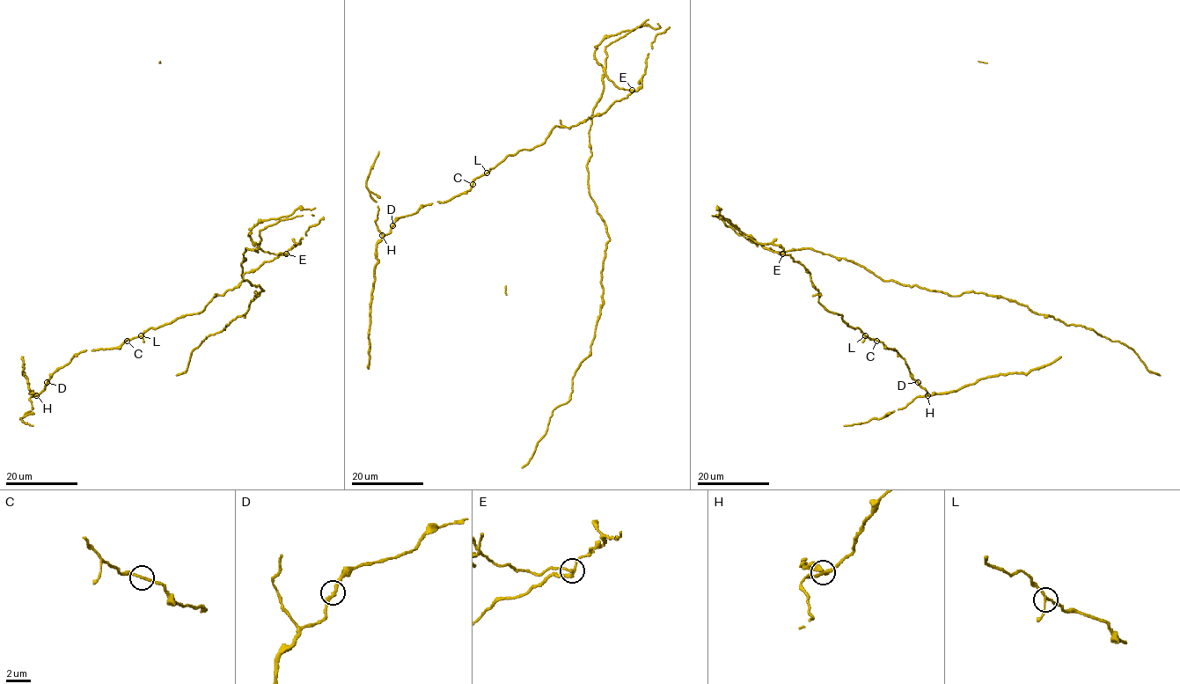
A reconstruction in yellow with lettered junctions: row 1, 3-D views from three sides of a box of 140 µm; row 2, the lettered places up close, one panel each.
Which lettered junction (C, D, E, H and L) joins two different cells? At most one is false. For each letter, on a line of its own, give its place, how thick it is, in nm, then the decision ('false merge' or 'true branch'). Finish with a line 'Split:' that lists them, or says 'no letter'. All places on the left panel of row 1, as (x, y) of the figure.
C: (127, 341) | 220 nm | true branch
D: (47, 382) | 240 nm | true branch
E: (286, 253) | 190 nm | false merge
H: (36, 395) | 240 nm | true branch
L: (141, 335) | 200 nm | true branch
Split: E

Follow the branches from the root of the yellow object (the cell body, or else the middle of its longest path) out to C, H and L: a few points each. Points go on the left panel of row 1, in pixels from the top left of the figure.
C: (279, 253), (285, 255), (246, 272), (237, 286), (216, 294), (200, 312), (177, 317), (127, 341)
H: (279, 253), (285, 255), (246, 272), (200, 312), (115, 348), (79, 352), (36, 395)
L: (279, 253), (285, 255), (246, 272), (237, 286), (216, 294), (200, 312), (177, 317), (150, 327), (141, 335)

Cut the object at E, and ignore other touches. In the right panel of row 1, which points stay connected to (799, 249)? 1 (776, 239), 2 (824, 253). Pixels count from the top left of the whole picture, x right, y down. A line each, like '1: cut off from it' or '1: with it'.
1: cut off from it
2: with it

